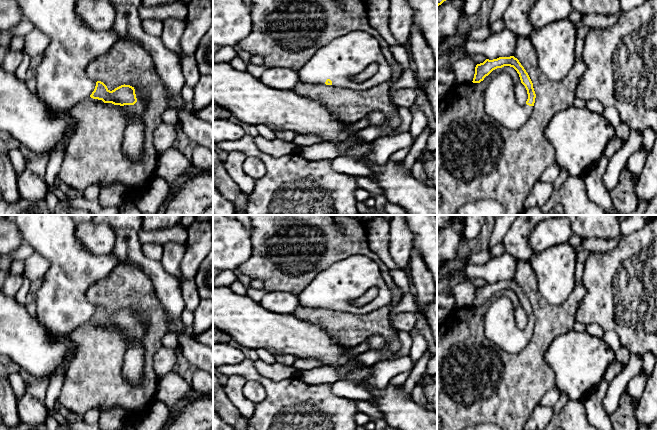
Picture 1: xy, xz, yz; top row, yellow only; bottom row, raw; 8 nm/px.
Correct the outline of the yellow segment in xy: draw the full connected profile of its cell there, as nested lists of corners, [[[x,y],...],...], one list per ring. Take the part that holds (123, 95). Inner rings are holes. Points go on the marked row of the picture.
[[[101,81],[96,82],[90,97],[123,107],[127,118],[123,154],[131,162],[139,163],[144,155],[144,114],[147,104],[137,100],[134,87],[124,84],[110,91]]]

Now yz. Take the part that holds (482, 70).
[[[514,56],[486,59],[483,63],[476,65],[472,82],[480,83],[493,70],[504,66],[513,67],[519,74],[521,83],[525,86],[528,94],[526,103],[520,105],[517,102],[511,76],[501,72],[493,77],[486,87],[483,93],[483,104],[486,113],[495,121],[509,131],[517,131],[531,116],[536,98],[533,83],[519,60]]]

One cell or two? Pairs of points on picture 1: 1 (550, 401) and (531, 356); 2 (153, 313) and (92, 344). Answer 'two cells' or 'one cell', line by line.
1: two cells
2: one cell

